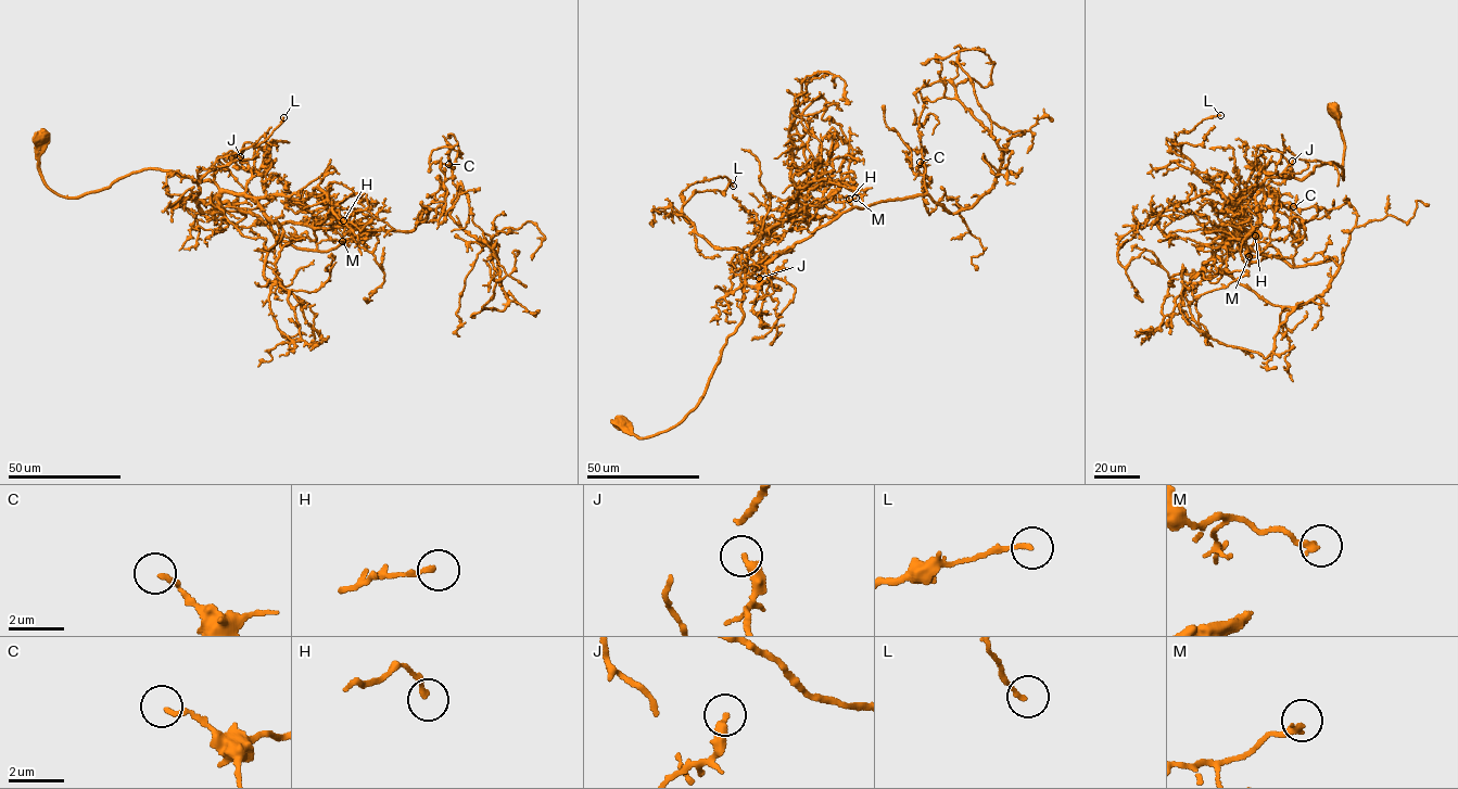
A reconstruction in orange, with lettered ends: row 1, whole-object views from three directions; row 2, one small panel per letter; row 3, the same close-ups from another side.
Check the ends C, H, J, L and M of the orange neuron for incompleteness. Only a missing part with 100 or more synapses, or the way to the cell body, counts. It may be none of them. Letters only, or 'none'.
none

